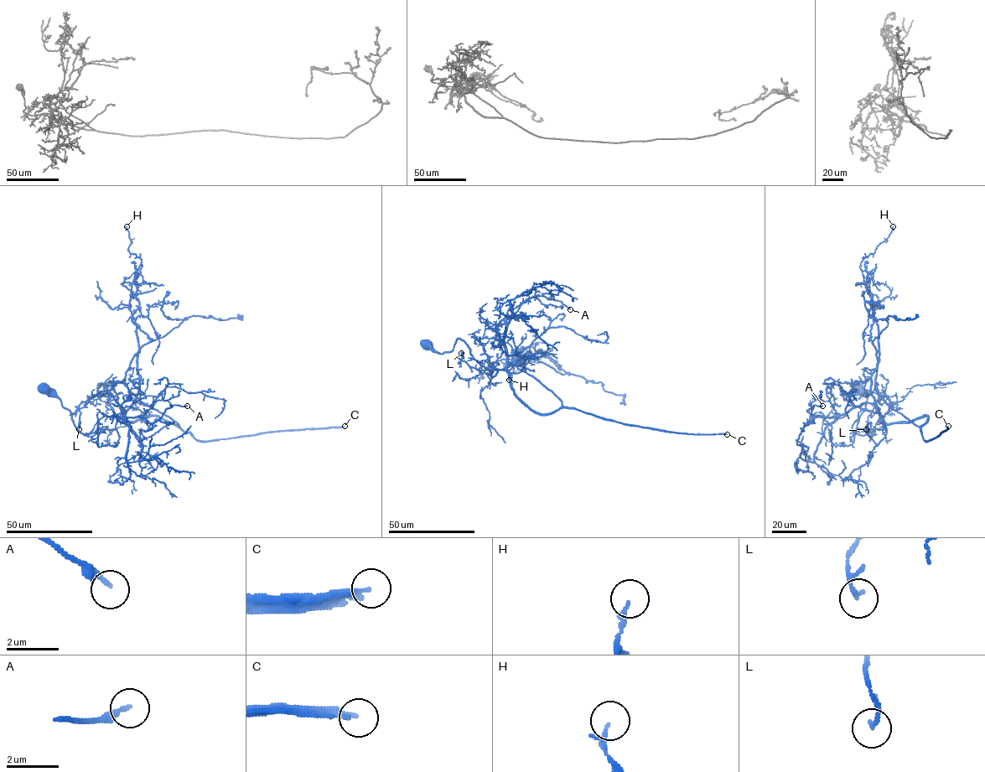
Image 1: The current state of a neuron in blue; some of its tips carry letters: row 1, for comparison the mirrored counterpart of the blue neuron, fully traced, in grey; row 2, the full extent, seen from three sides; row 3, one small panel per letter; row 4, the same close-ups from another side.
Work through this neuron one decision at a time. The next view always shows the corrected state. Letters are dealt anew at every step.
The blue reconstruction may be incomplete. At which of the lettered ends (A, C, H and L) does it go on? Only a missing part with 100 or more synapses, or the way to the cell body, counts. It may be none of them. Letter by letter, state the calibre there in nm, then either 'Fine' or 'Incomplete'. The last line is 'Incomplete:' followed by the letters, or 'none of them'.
A: Thickness 180 nm. Fine
C: Thickness 240 nm. Incomplete
H: Thickness 140 nm. Fine
L: Thickness 110 nm. Fine
Incomplete: C

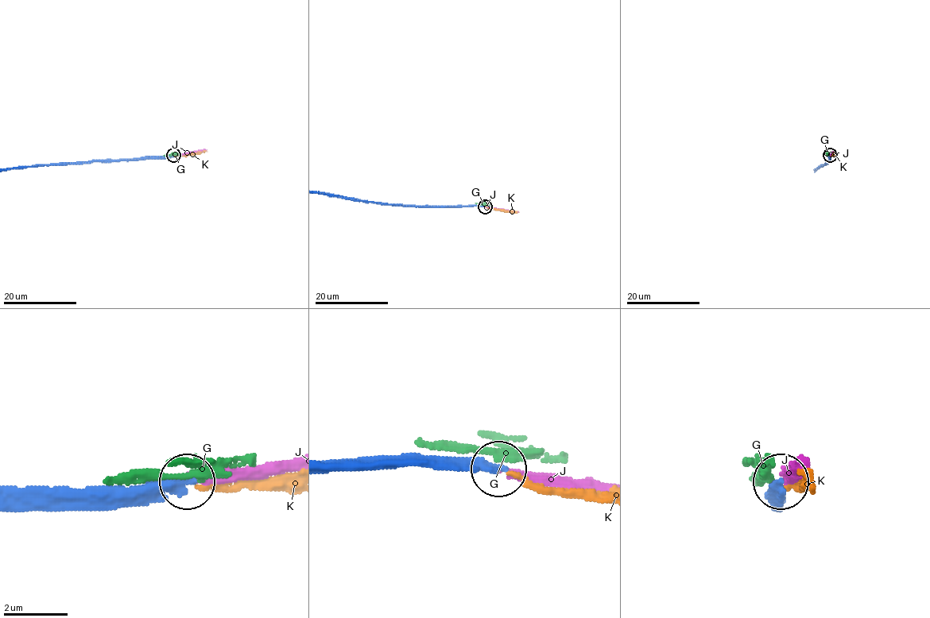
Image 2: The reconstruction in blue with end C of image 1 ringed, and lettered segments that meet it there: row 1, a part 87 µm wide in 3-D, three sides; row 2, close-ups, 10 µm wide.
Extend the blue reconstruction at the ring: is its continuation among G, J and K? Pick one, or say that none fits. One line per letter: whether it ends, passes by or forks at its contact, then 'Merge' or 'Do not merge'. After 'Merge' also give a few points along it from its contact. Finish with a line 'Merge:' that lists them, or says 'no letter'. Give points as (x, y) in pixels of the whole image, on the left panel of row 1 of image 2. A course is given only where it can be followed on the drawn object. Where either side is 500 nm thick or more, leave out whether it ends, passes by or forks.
G: It passes by. Do not merge
J: It ends there. Do not merge
K: It ends there. Do not merge
Merge: no letter

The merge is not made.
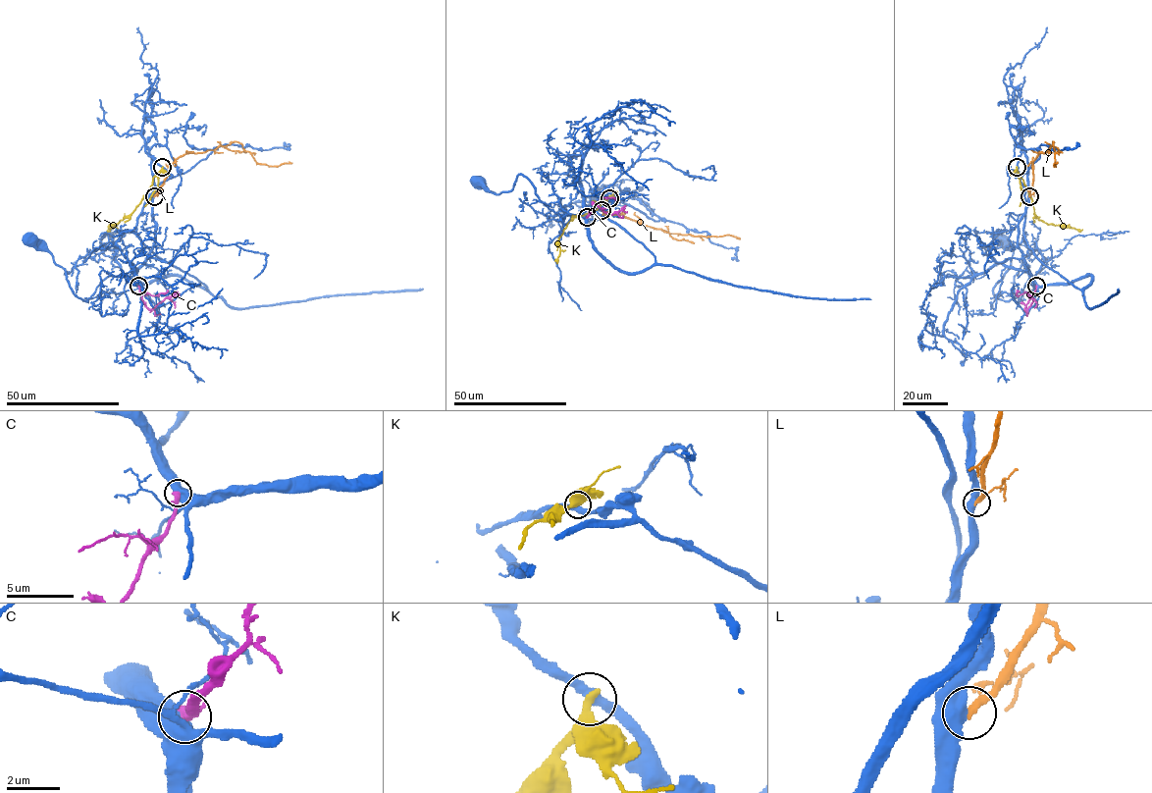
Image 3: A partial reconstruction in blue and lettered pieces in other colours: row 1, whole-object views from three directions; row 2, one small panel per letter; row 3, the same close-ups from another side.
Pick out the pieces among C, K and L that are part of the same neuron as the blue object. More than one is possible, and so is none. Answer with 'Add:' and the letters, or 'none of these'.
Add: L

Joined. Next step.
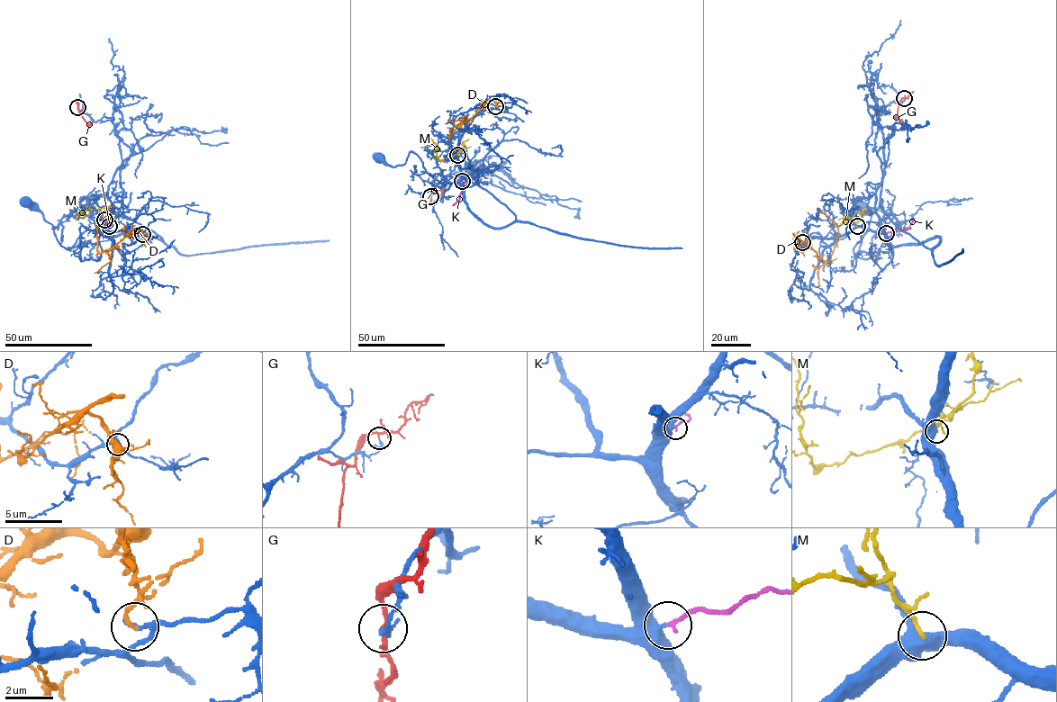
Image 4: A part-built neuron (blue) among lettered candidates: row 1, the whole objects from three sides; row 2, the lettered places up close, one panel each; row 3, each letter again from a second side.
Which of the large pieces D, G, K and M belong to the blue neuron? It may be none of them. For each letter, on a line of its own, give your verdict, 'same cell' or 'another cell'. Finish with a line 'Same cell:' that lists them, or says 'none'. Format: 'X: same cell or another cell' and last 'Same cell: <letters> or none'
D: another cell
G: another cell
K: same cell
M: another cell
Same cell: K

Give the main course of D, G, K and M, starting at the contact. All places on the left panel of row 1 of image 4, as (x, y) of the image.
D: (142, 234), (136, 229), (112, 247), (98, 252), (96, 220), (112, 206)
G: (77, 107), (88, 127)
K: (109, 226), (112, 224), (107, 224), (99, 213)
M: (104, 220), (107, 213), (104, 207), (88, 208), (84, 215), (81, 211), (76, 220)

